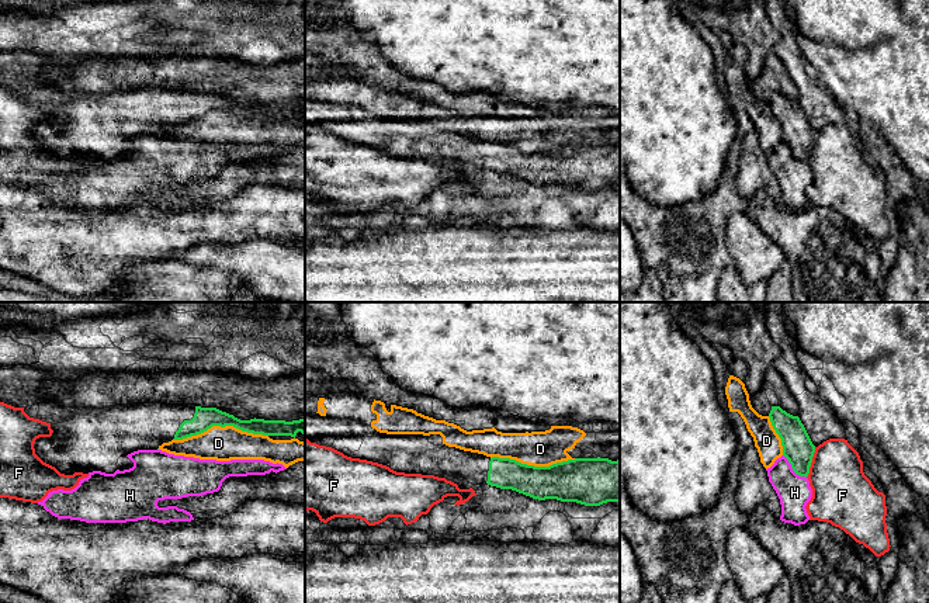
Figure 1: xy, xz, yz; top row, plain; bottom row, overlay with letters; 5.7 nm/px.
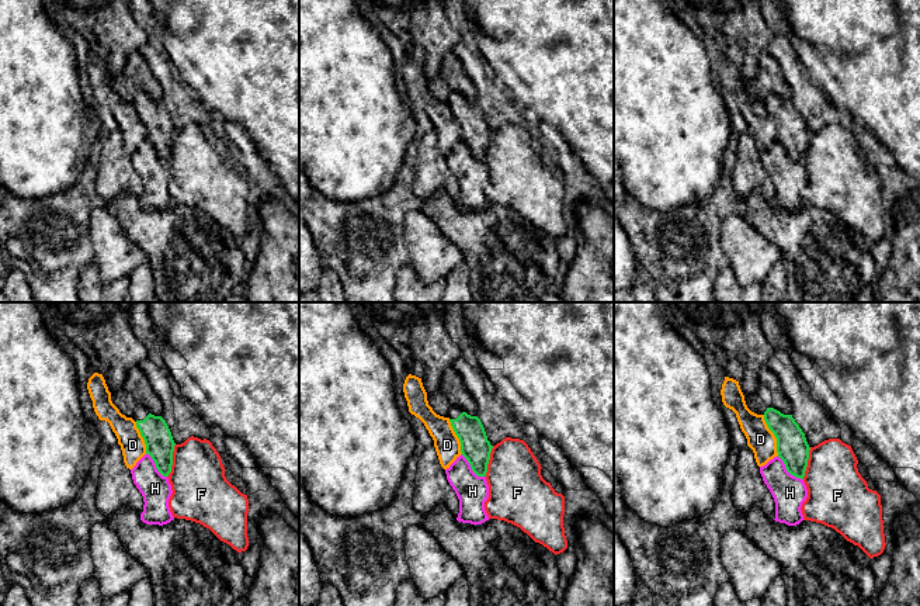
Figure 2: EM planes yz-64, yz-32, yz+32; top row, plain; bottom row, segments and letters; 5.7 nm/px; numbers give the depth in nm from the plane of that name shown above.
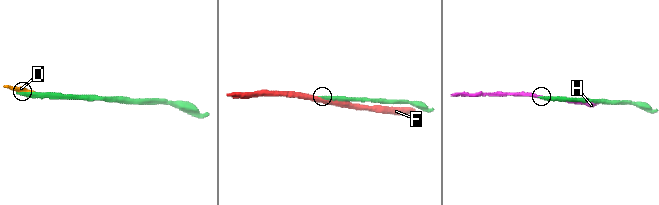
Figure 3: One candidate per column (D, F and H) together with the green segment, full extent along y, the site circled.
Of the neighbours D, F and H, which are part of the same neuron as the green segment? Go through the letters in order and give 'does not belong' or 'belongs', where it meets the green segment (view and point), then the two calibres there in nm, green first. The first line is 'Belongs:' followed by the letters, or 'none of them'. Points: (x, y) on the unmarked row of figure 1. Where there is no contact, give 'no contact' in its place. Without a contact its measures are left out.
Belongs: none of them
D: does not belong | xy (219, 110) | 130/190 nm
F: does not belong | yz (811, 146) | 180/340 nm
H: does not belong | yz (791, 152) | 180/190 nm

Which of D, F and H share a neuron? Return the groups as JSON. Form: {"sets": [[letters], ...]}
{"sets": [["D"], ["F"], ["H"]]}

